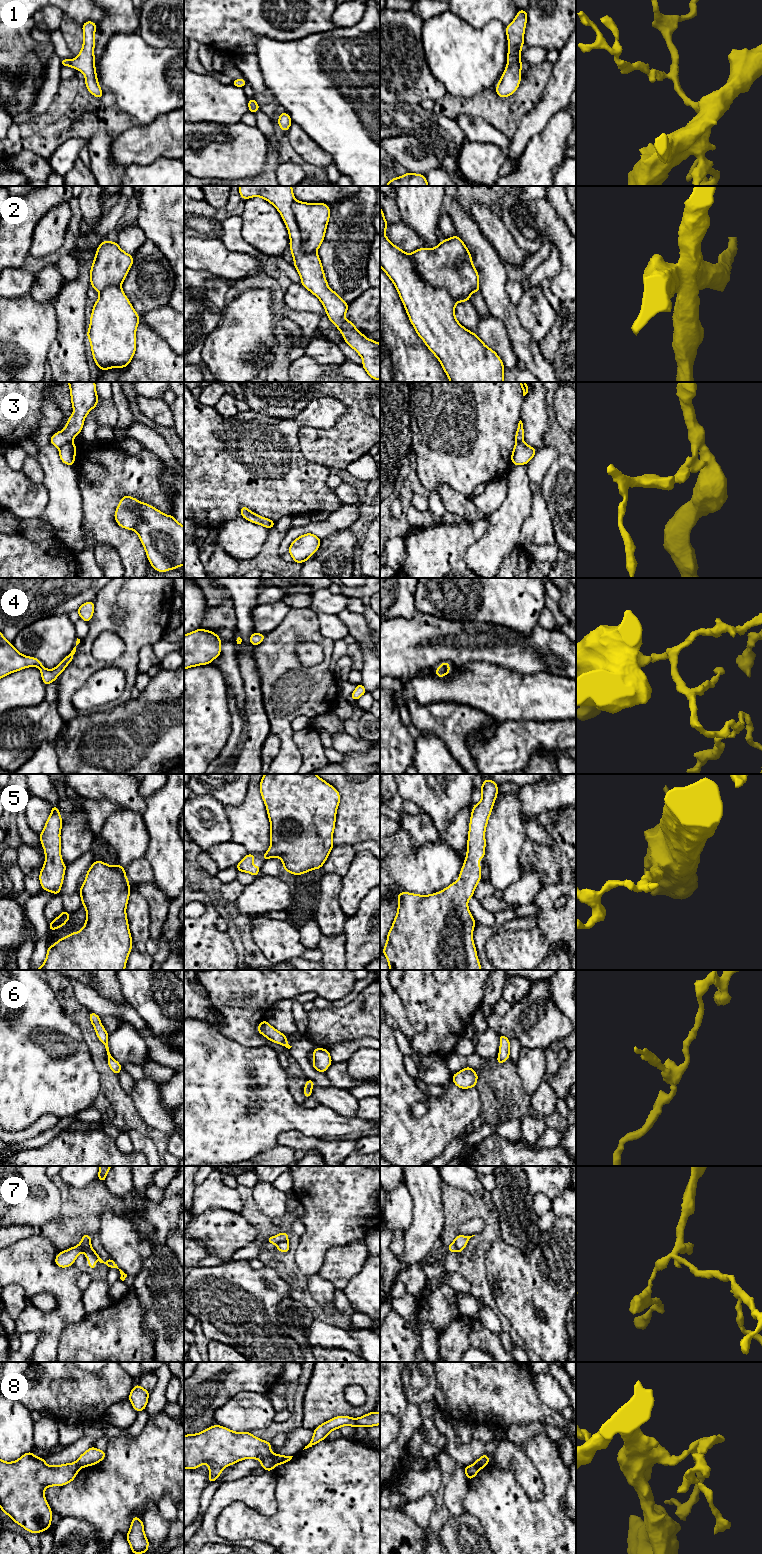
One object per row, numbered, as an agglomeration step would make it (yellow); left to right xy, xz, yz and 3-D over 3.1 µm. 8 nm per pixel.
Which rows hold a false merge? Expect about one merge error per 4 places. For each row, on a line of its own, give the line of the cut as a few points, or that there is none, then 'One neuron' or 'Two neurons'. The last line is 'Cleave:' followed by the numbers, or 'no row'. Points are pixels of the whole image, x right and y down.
1: No split. One neuron
2: No split. One neuron
3: No split. One neuron
4: No split. One neuron
5: No split. One neuron
6: No split. One neuron
7: Split along xz (286, 1240), (275, 1244). Two neurons
8: Split along xz (275, 1454), (273, 1466). Two neurons
Cleave: 7, 8

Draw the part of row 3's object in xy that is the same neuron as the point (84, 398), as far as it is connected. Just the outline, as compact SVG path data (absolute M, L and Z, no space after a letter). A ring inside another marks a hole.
M67 382L70 387L74 413L69 417L65 429L53 434L50 442L59 448L61 461L74 465L77 448L72 440L82 431L85 417L97 406L98 396L95 382Z

